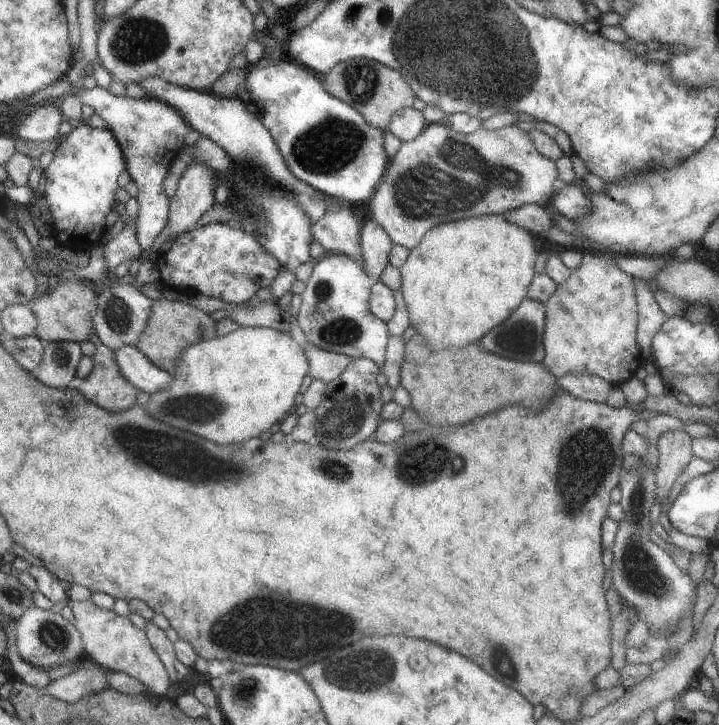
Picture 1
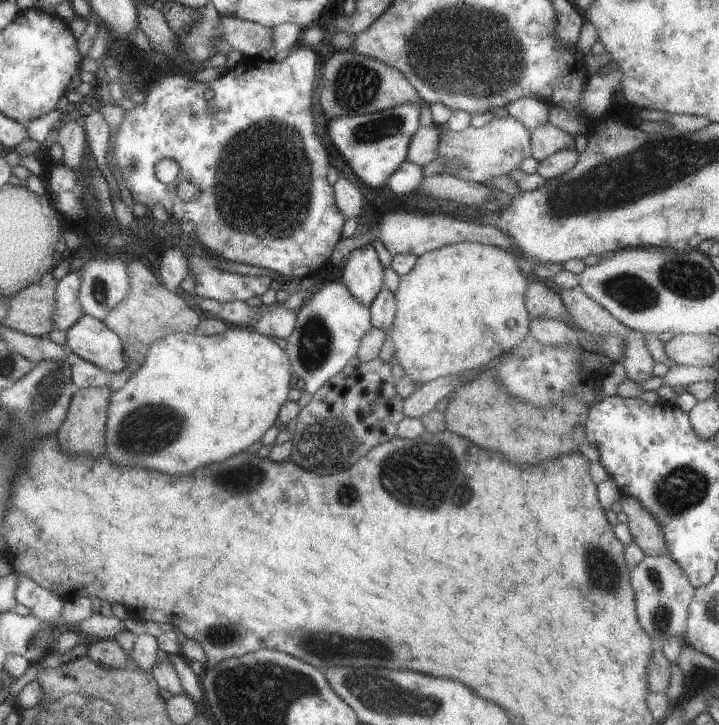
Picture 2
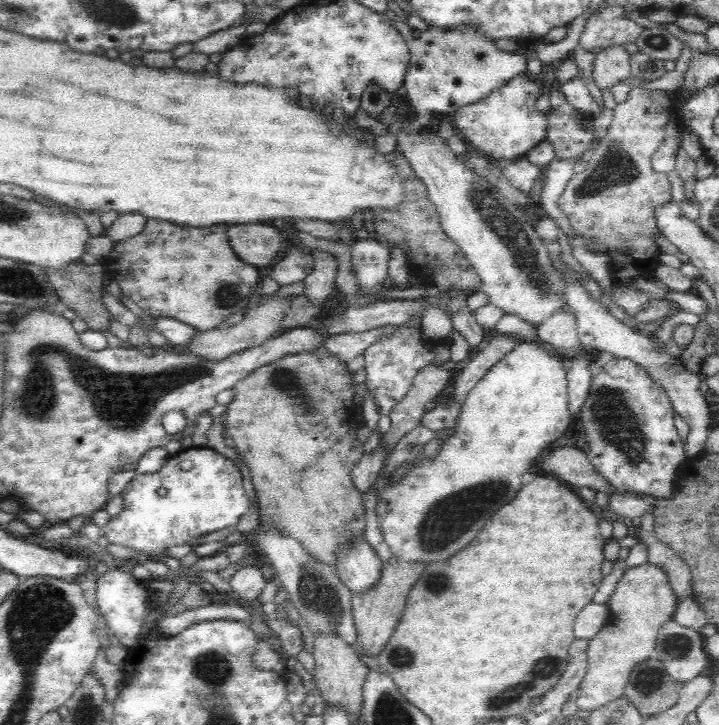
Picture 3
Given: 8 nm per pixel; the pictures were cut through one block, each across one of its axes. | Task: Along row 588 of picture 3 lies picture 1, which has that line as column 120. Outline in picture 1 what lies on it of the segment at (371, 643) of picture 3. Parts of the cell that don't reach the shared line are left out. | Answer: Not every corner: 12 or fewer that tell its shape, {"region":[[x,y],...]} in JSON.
{"region":[[96,343],[92,371],[73,380],[85,400],[119,412],[139,394],[112,348]]}

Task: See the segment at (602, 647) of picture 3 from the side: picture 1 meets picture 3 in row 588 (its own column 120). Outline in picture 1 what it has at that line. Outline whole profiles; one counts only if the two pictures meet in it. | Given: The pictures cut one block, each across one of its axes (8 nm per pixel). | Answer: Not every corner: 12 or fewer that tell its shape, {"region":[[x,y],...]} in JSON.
{"region":[[68,599],[85,658],[164,696],[144,631],[89,599]]}

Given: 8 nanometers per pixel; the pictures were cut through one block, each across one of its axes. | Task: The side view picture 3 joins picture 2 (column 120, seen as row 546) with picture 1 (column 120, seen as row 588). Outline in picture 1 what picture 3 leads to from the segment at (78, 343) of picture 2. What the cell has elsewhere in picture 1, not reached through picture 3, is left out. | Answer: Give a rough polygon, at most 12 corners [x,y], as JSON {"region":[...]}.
{"region":[[135,346],[113,349],[119,372],[138,391],[160,391],[172,375]]}

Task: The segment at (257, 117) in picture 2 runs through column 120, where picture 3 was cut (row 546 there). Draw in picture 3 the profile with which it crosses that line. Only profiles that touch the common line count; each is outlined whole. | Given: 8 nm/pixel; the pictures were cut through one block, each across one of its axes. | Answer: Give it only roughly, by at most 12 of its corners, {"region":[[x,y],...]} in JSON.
{"region":[[182,449],[124,489],[102,534],[162,560],[248,510],[236,463]]}

